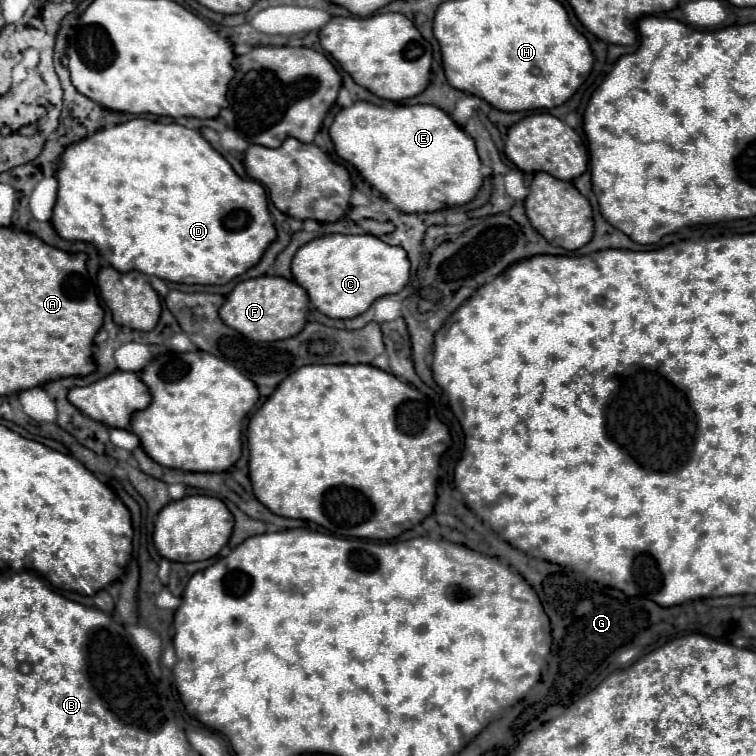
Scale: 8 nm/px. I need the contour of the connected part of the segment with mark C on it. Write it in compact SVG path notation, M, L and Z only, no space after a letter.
M322 235L302 245L292 259L292 277L306 289L310 303L332 319L362 315L378 297L400 293L410 279L410 261L402 247L382 243L374 235Z

